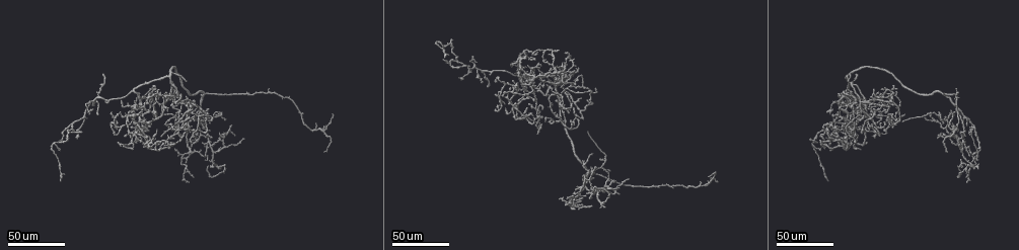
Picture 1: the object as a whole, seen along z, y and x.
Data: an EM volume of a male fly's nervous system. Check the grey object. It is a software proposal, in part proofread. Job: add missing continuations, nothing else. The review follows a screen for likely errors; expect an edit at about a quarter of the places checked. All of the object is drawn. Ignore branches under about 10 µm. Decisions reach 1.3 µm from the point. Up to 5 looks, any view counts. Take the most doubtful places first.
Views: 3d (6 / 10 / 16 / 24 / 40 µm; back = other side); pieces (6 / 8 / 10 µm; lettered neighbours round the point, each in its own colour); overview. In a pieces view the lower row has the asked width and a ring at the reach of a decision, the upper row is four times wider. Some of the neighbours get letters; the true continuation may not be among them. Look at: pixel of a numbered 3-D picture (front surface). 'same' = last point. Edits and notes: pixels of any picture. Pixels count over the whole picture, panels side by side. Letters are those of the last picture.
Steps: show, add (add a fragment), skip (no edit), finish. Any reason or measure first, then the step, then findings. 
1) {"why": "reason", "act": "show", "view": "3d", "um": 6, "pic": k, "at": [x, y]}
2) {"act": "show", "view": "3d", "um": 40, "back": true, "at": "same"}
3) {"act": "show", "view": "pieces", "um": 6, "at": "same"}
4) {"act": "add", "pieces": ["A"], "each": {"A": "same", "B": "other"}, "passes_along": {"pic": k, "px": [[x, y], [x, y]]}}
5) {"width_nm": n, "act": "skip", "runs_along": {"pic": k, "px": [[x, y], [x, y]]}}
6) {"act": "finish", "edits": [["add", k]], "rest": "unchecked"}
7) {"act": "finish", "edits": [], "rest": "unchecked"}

{"why": "an open end", "act": "show", "view": "3d", "um": 24, "pic": 1, "at": [847, 81]}

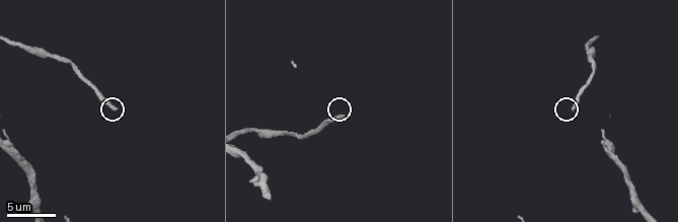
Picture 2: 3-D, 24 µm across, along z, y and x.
{"act": "show", "view": "pieces", "um": 8, "pic": 2, "at": [572, 107]}

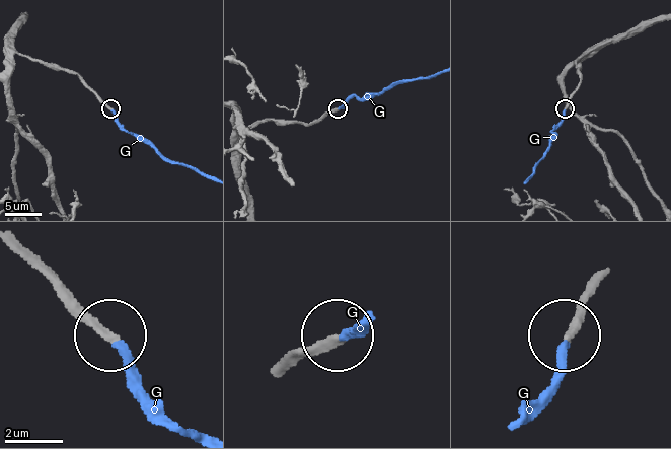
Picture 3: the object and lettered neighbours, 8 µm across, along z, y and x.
{"act": "add", "pieces": ["G"], "each": {"G": "same"}, "passes_along": {"pic": 3, "px": [[40, 264], [115, 339], [132, 378], [190, 431]]}, "found": "the neuron continues"}

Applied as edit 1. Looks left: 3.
{"why": "branch stops here", "act": "show", "view": "3d", "um": 40, "pic": 1, "at": [583, 197]}

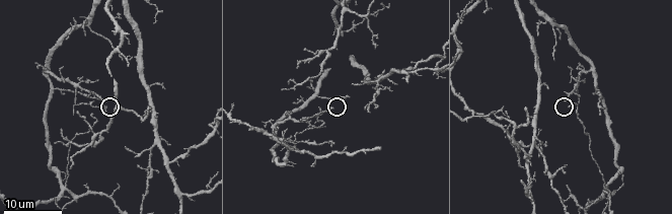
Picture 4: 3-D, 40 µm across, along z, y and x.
{"act": "show", "view": "pieces", "um": 10, "pic": 4, "at": [104, 101]}

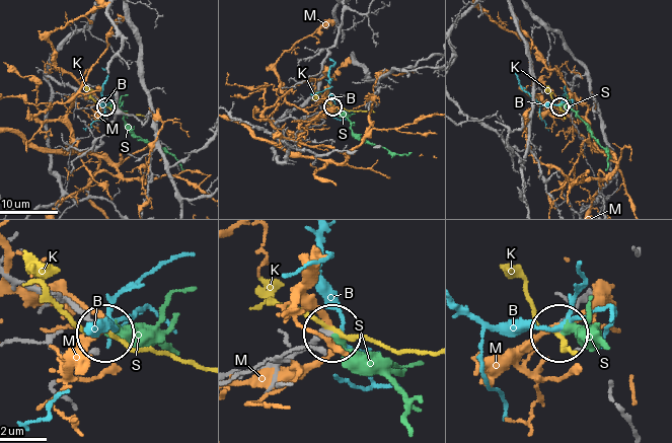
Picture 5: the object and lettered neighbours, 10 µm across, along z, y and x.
{"act": "skip", "each": {"B": "other", "K": "other", "M": "other", "S": "other"}, "found": "none of them fits"}

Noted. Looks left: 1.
{"act": "finish", "edits": [["add", 3]], "rest": "unchecked"}

